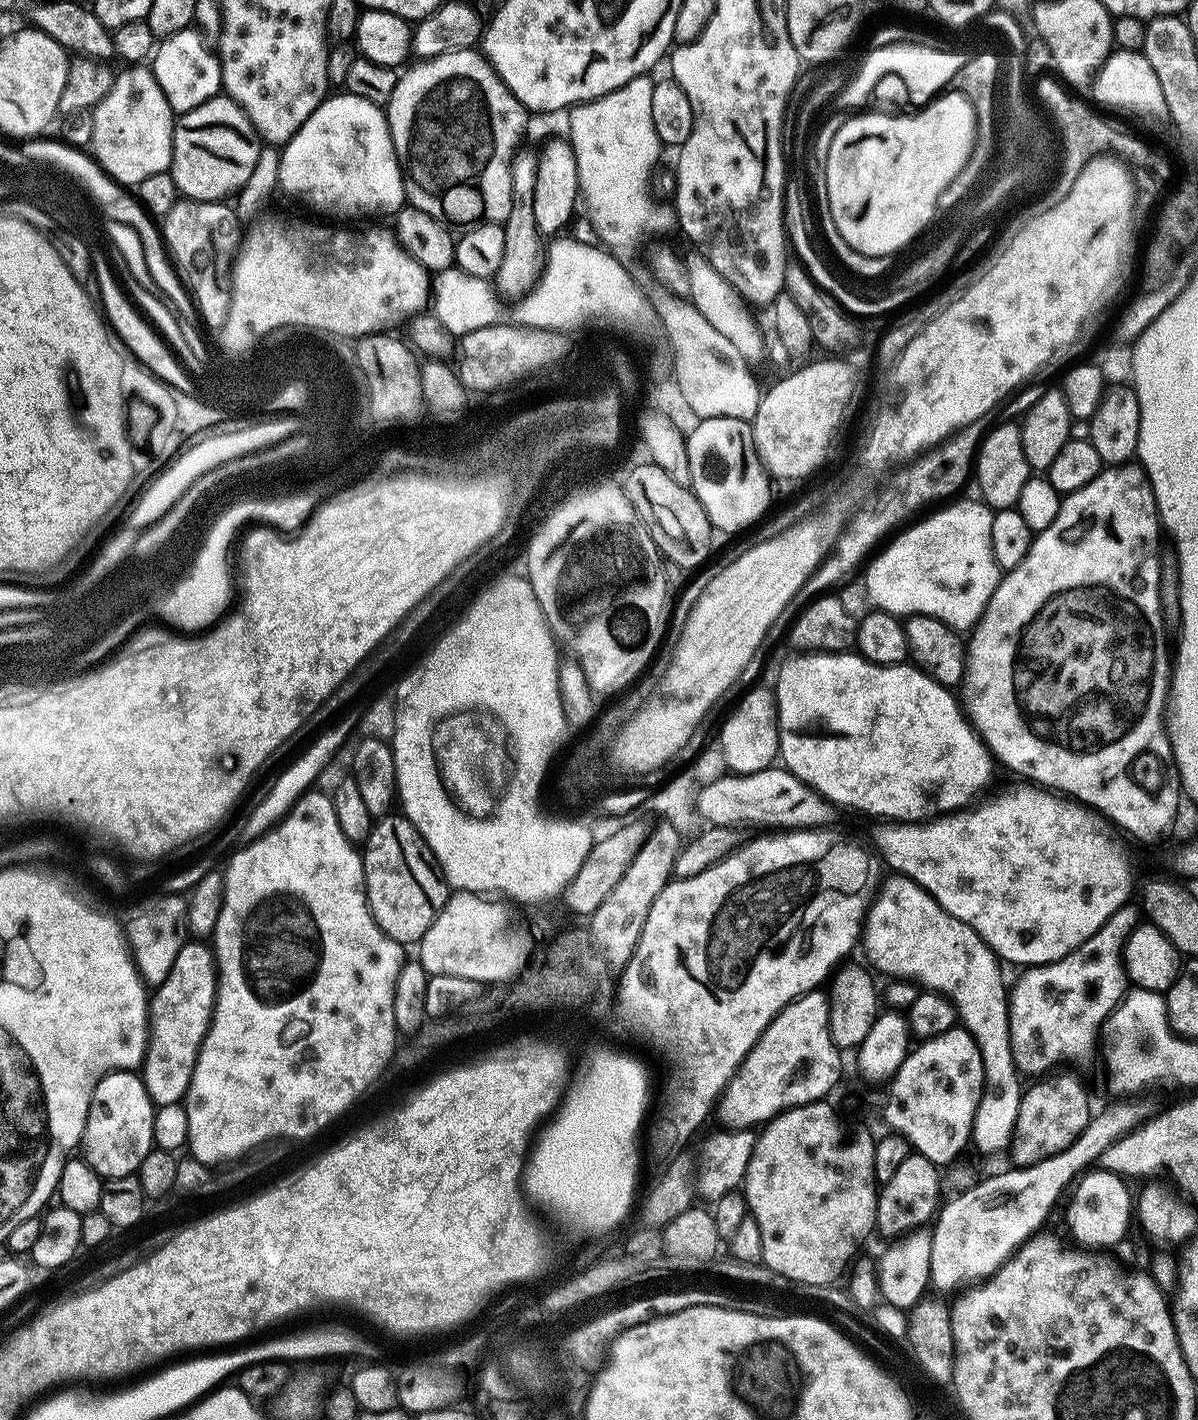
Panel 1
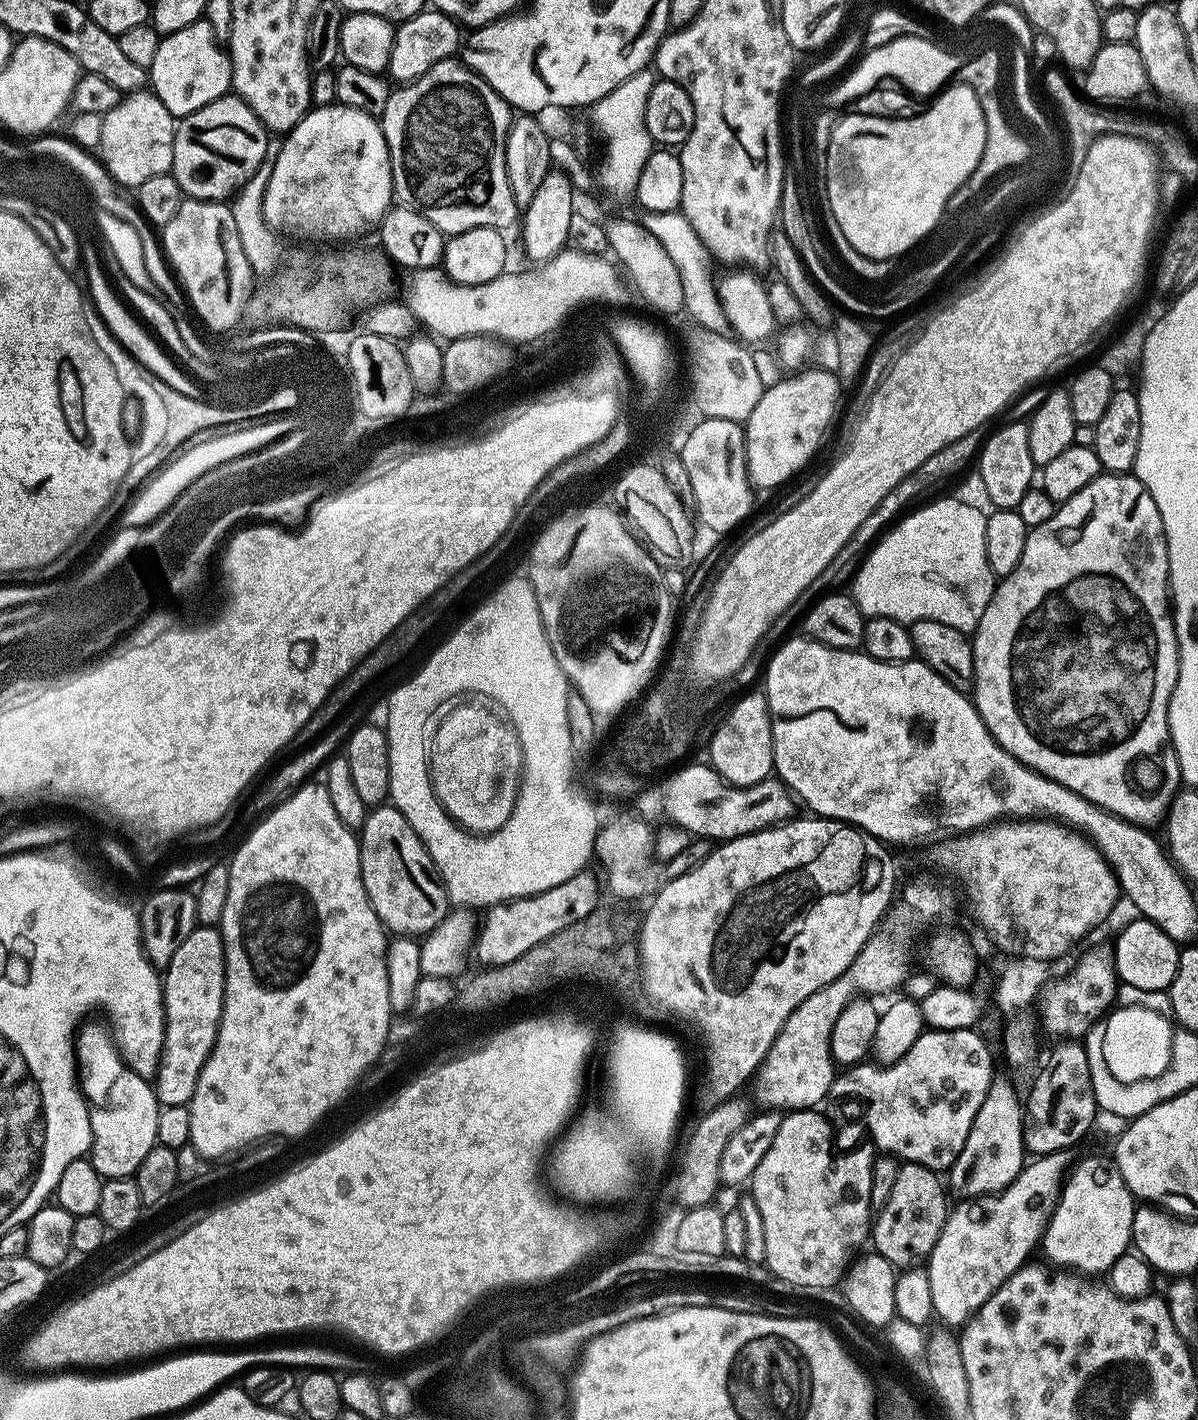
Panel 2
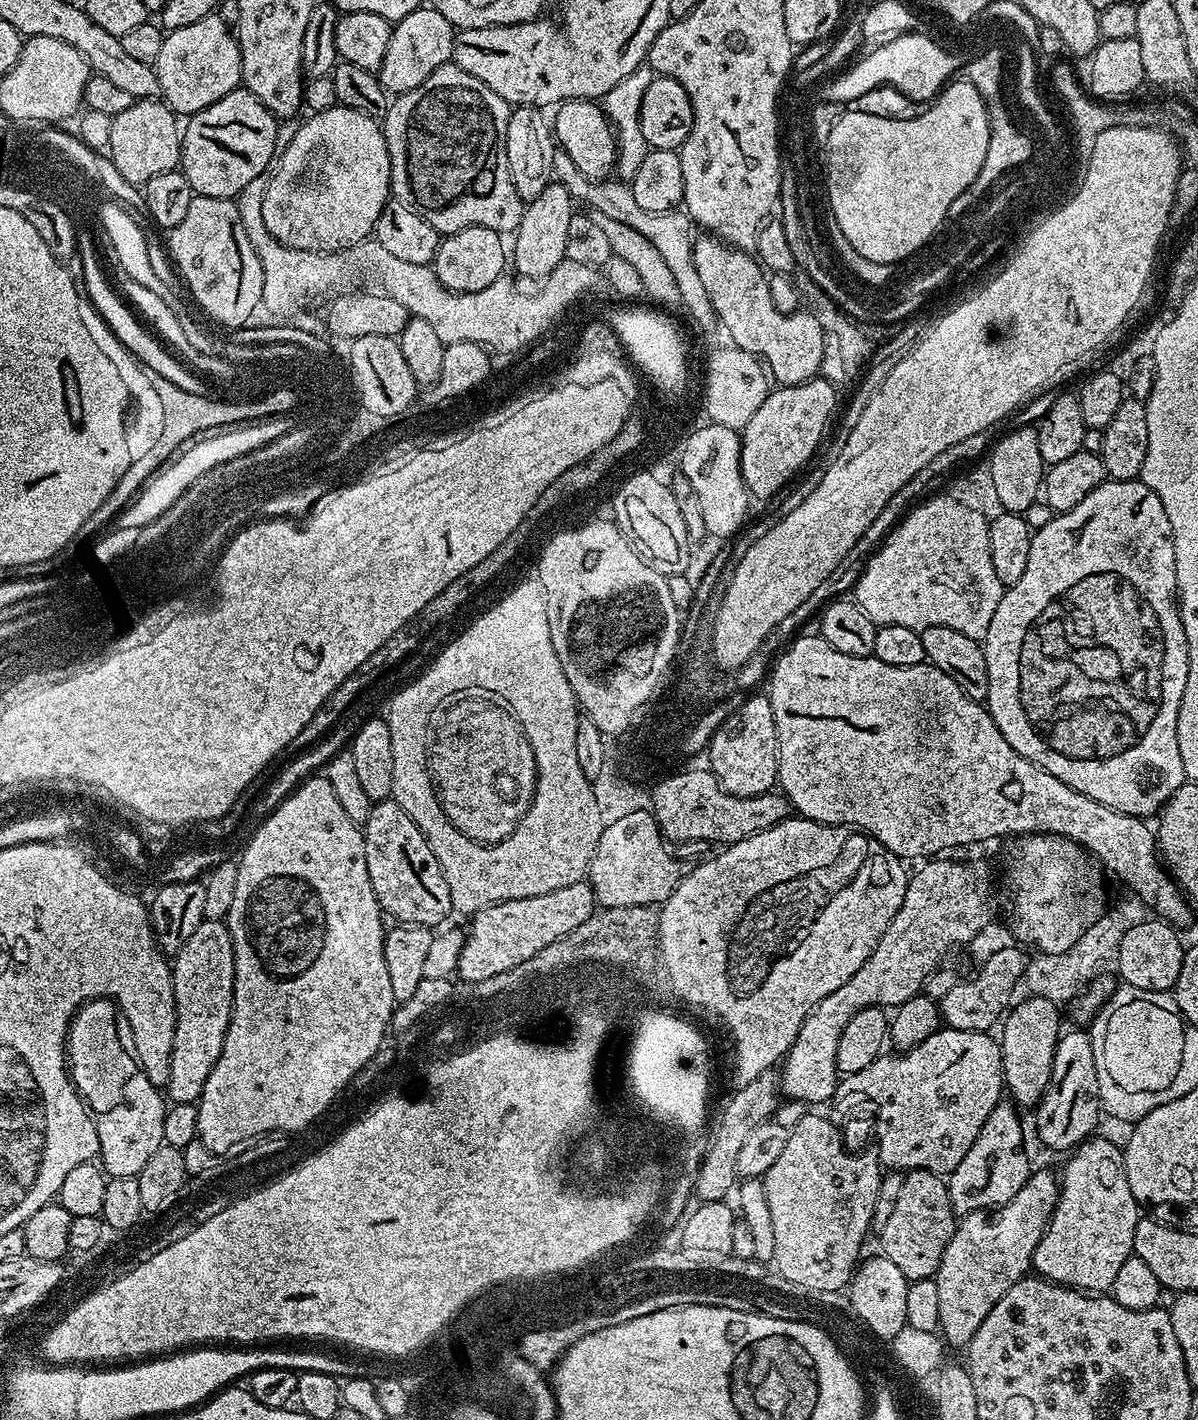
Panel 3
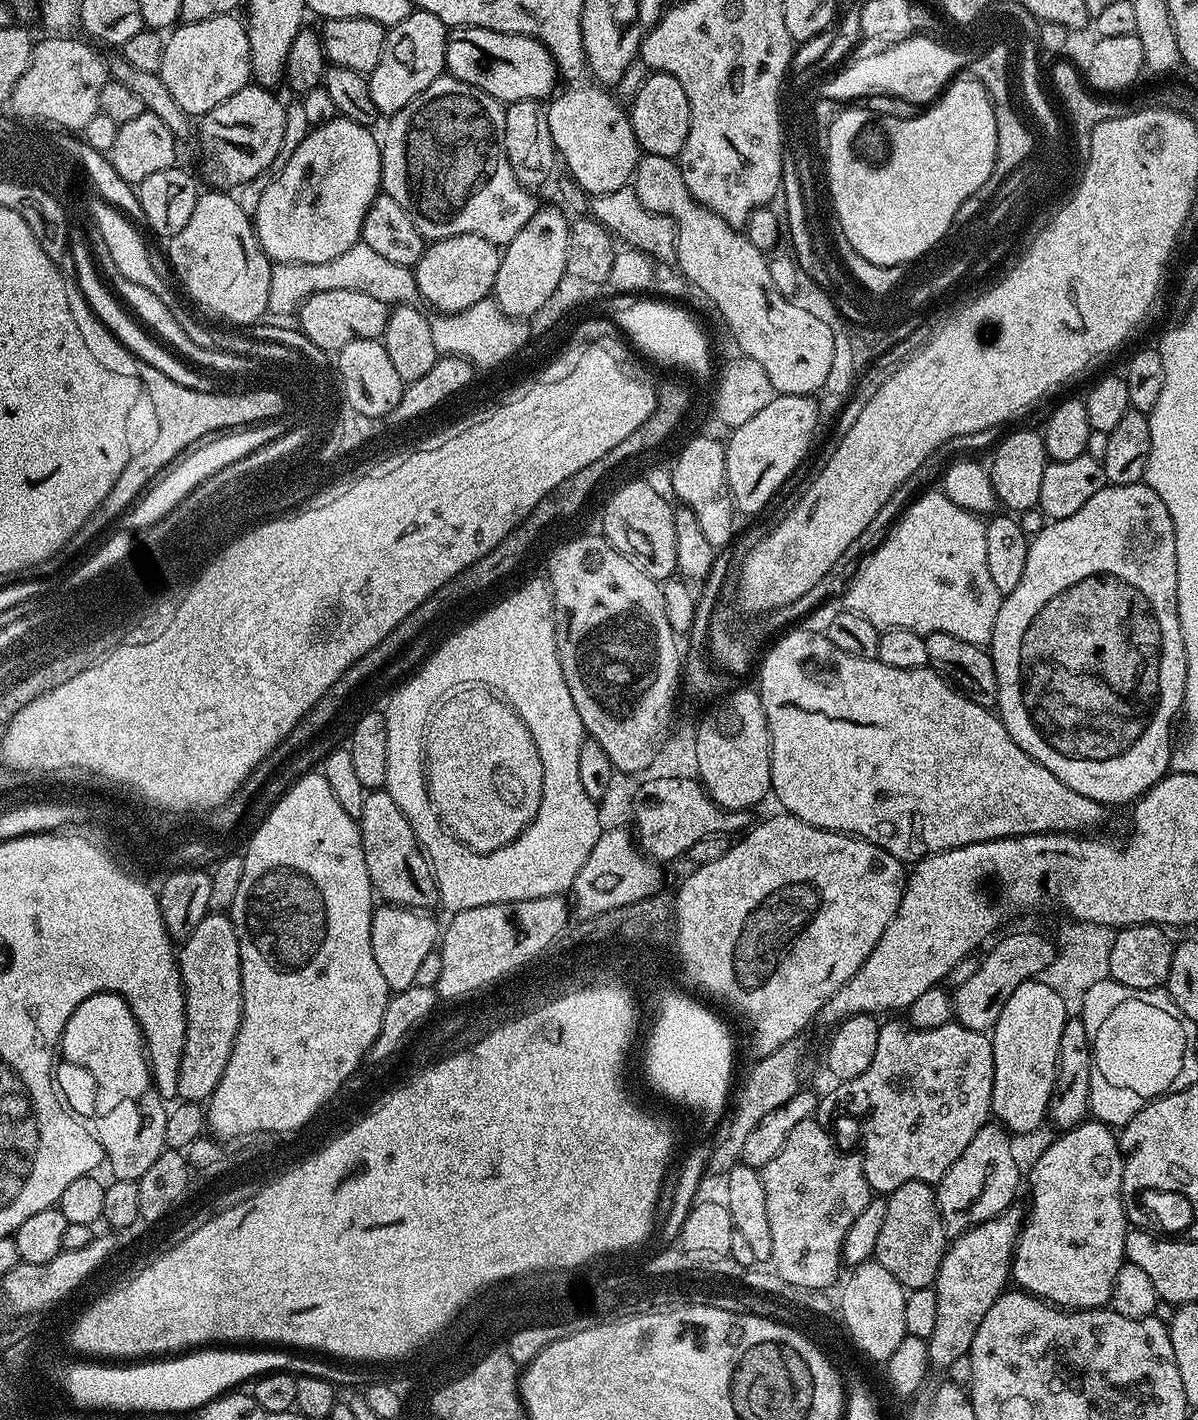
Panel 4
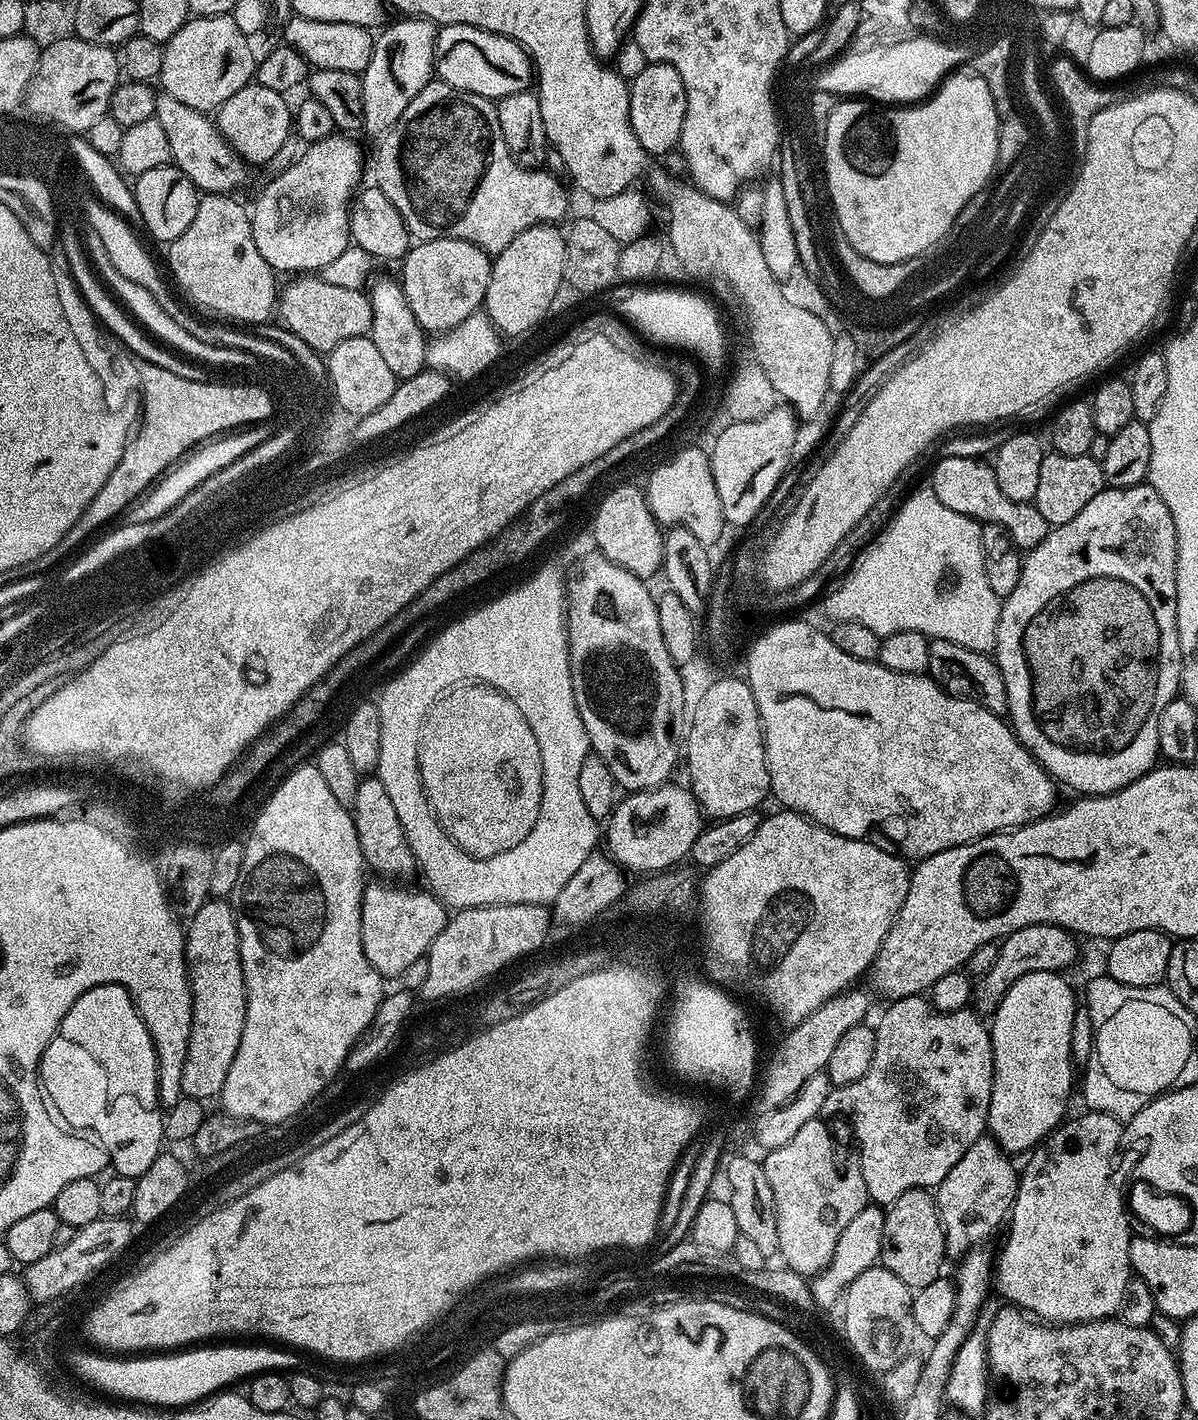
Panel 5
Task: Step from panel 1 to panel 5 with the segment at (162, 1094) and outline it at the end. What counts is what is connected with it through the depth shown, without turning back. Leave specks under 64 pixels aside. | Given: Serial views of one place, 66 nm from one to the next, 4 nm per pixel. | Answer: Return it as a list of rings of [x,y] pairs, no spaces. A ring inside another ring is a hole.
[[[210,898],[187,921],[184,934],[184,961],[188,963],[188,984],[192,987],[192,1025],[190,1026],[190,1046],[186,1050],[186,1066],[182,1066],[182,1090],[185,1096],[201,1102],[219,1097],[222,1086],[226,1082],[226,1074],[230,1074],[230,1062],[234,1062],[234,1054],[238,1054],[238,1042],[242,1042],[242,1026],[246,1022],[246,990],[244,989],[244,975],[242,974],[242,958],[240,957],[240,943],[238,942],[238,926],[236,915],[231,903],[224,898]]]

